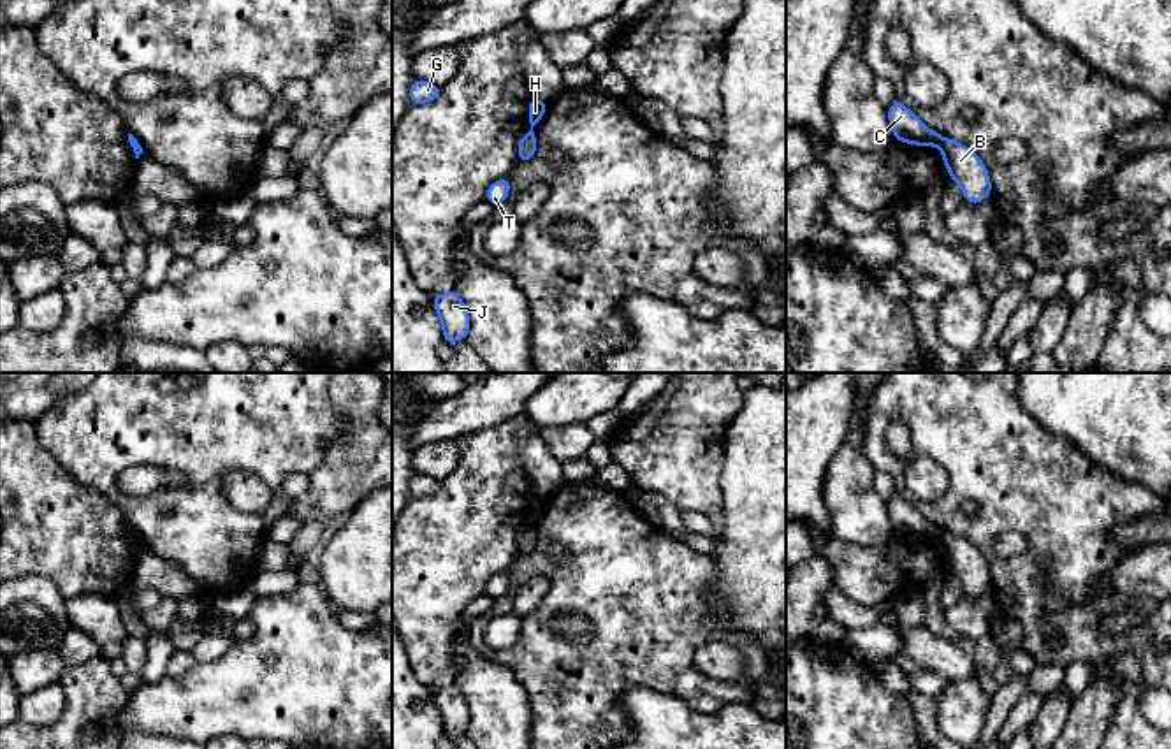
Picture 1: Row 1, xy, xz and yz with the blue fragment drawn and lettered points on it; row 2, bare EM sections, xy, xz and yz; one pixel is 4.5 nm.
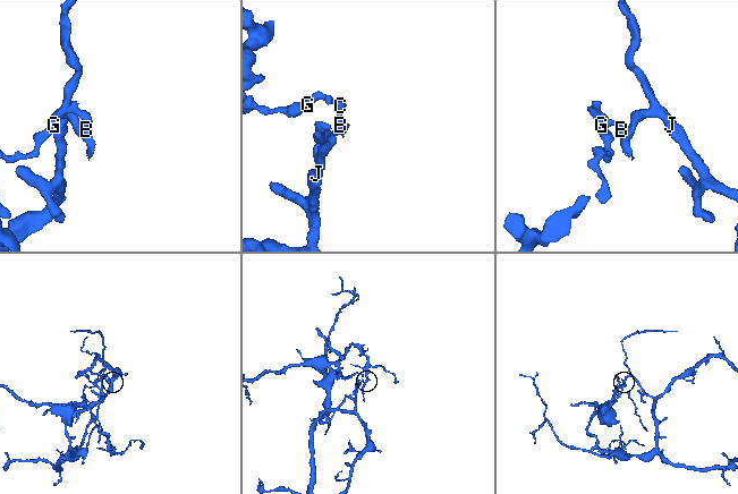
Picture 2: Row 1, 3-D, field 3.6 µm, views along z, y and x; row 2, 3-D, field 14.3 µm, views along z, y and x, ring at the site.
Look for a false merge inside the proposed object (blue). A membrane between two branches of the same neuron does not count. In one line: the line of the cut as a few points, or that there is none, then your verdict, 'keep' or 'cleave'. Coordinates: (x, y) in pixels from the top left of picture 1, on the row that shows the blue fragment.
no cut; keep

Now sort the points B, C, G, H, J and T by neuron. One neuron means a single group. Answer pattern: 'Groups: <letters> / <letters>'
Groups: B C G H J T

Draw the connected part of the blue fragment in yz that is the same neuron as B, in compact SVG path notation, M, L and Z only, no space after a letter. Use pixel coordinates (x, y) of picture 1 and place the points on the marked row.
M898 98L888 107L888 121L895 141L941 149L949 178L962 188L965 202L979 204L992 193L986 165L971 148L948 137L942 139Z

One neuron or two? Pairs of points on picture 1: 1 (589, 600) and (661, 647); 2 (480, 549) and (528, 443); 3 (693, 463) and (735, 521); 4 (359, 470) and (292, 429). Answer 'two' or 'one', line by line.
1: one
2: two
3: two
4: two

